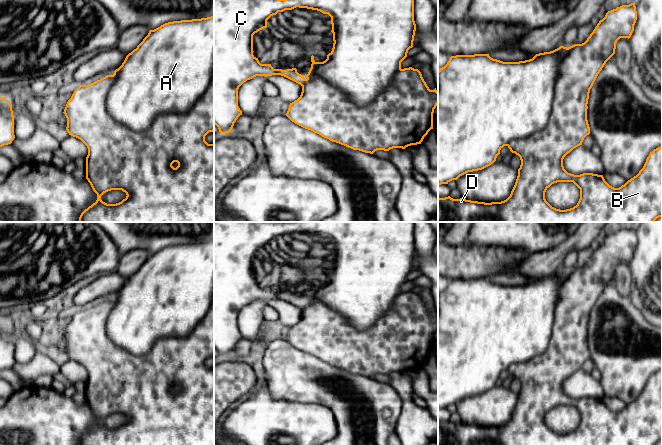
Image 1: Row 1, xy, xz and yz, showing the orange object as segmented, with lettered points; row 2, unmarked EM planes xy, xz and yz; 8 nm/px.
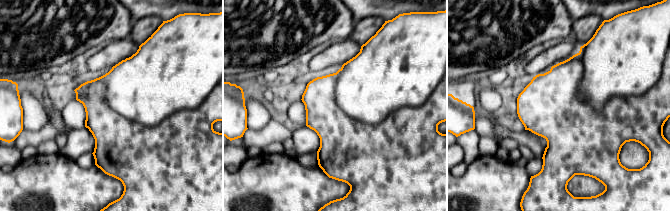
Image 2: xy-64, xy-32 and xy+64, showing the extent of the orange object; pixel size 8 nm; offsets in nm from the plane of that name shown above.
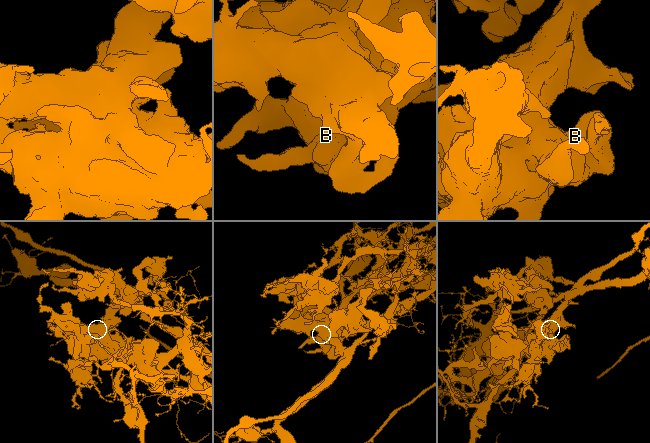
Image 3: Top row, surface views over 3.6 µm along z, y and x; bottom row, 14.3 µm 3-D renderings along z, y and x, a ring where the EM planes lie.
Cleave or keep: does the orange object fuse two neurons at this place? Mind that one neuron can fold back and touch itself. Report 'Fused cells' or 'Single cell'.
Fused cells

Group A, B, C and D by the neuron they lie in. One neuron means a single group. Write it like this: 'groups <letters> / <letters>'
groups A C / B D

